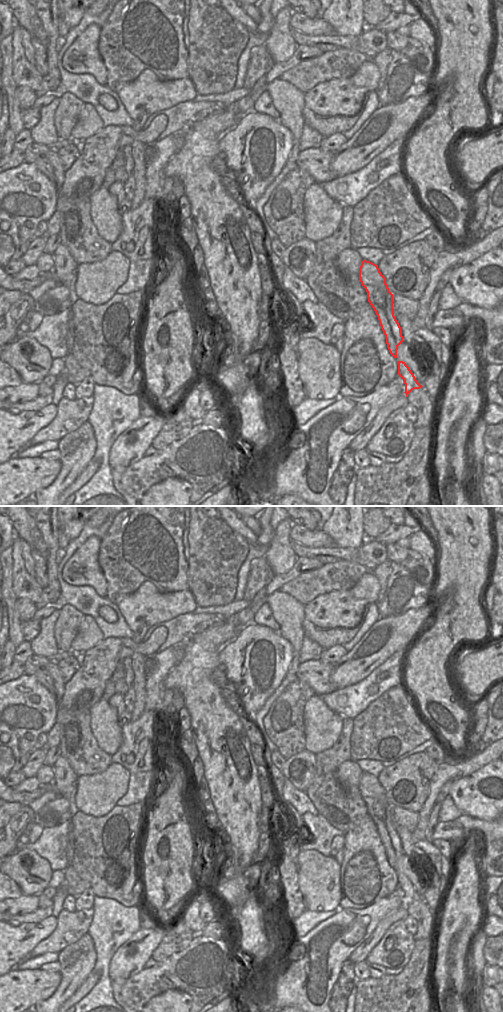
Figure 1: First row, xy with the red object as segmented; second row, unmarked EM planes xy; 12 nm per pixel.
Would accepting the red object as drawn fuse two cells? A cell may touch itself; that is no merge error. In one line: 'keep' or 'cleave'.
keep

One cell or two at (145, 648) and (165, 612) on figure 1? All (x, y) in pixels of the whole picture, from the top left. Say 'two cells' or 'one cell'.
two cells

